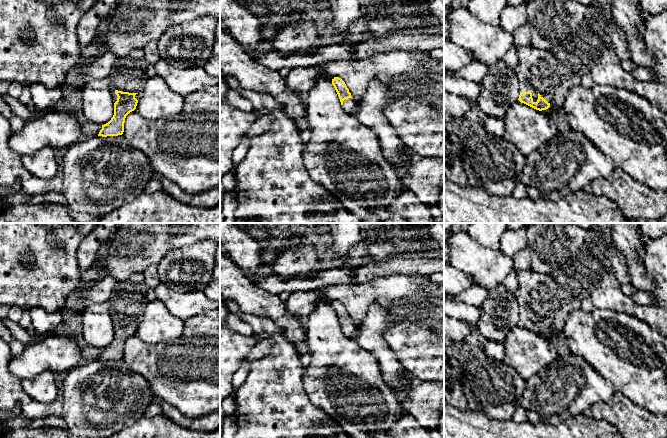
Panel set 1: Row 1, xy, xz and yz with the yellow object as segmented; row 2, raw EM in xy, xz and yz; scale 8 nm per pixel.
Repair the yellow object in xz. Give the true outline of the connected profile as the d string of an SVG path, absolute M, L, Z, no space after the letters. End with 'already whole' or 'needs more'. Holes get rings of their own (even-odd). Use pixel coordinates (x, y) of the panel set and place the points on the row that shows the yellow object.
M334 77L332 84L338 94L343 109L352 115L358 108L358 104L352 99L345 82L339 77Z | needs more

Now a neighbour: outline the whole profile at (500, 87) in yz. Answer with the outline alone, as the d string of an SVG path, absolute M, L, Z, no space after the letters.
M502 59L488 65L488 72L480 82L482 91L477 109L492 118L504 118L508 108L519 99L518 76L517 68L507 67Z

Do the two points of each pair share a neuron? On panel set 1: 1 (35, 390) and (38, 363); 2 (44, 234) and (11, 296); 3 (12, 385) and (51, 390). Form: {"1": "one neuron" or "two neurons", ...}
{"1": "two neurons", "2": "one neuron", "3": "two neurons"}

